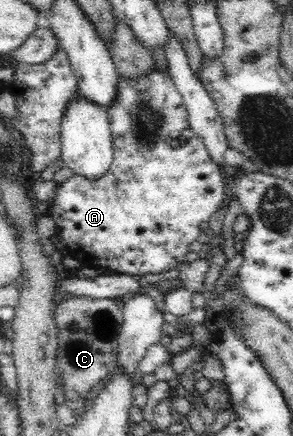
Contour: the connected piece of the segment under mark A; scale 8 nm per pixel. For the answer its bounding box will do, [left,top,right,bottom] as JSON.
[48,66,227,277]

